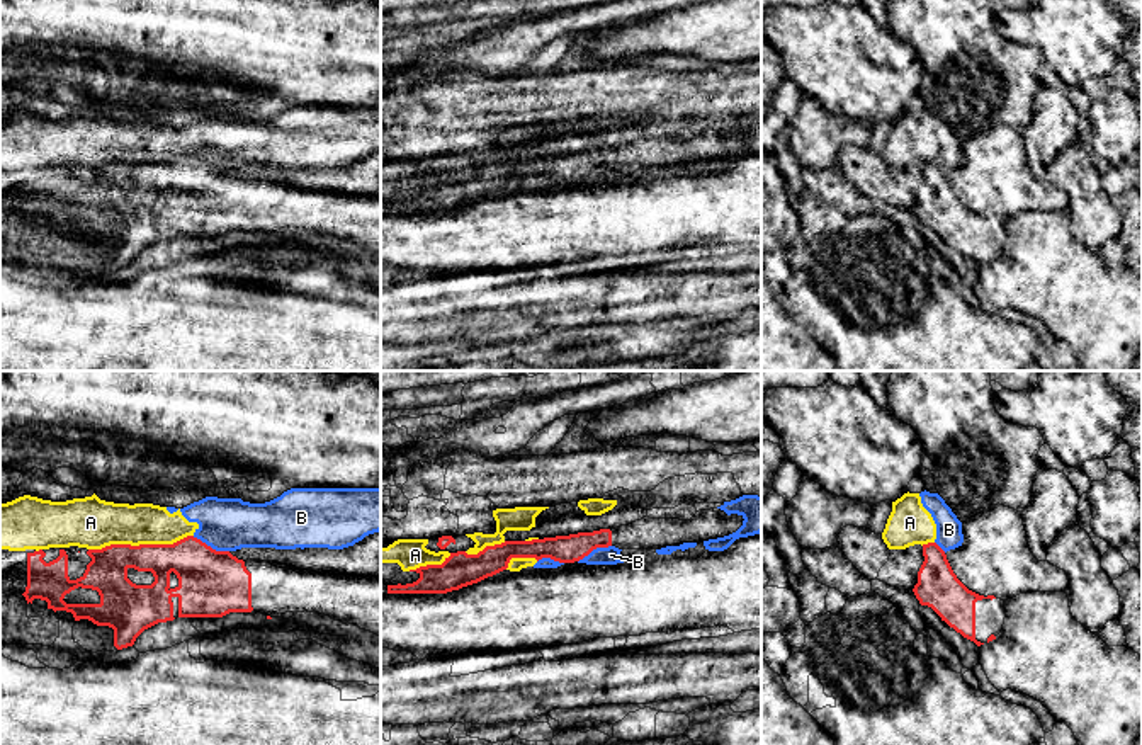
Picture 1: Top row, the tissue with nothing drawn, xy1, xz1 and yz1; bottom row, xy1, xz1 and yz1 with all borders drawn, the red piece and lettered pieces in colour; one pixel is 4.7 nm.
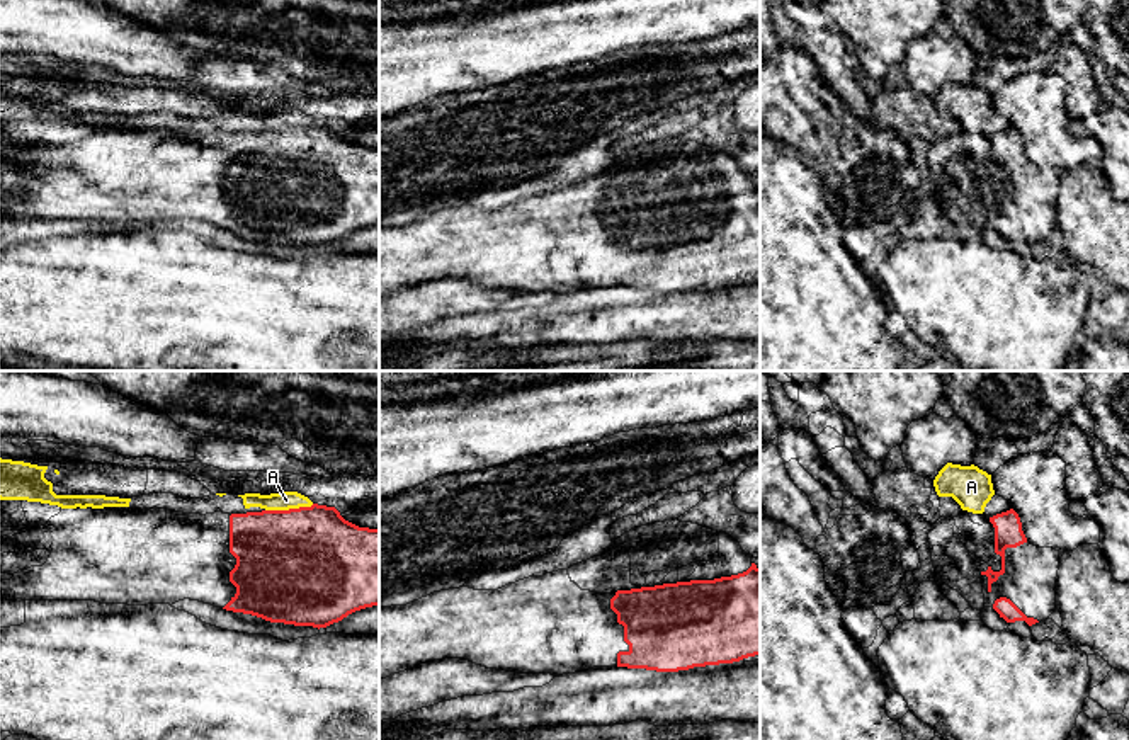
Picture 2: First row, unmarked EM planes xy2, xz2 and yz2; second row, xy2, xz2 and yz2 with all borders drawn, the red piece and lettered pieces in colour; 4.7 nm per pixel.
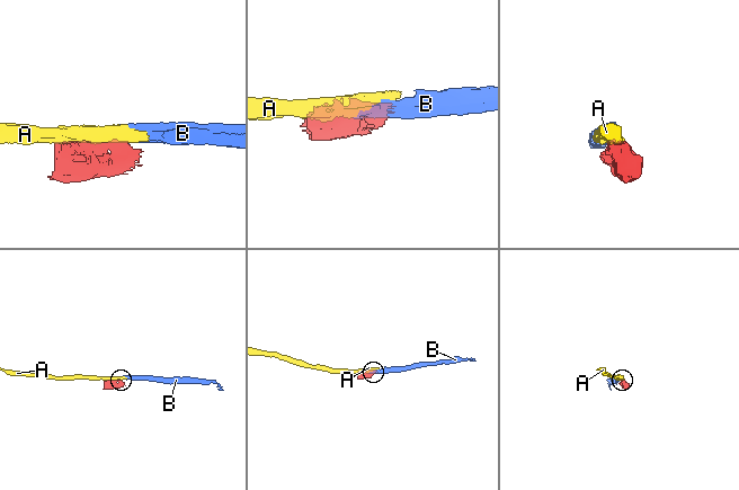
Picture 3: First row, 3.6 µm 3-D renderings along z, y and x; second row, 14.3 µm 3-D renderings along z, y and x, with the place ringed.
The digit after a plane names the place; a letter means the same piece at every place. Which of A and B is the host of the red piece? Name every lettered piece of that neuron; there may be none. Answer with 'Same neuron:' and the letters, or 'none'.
Same neuron: none

